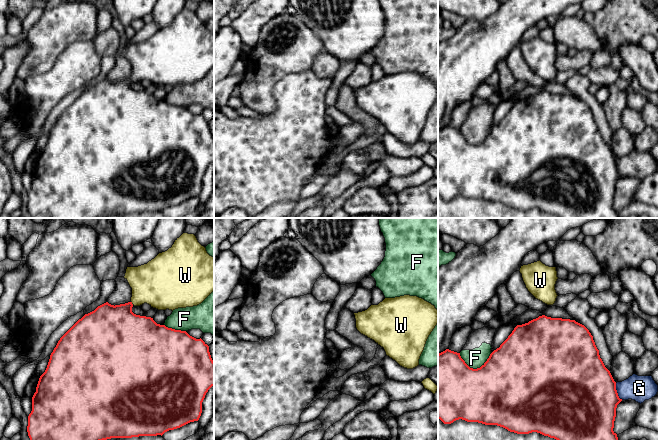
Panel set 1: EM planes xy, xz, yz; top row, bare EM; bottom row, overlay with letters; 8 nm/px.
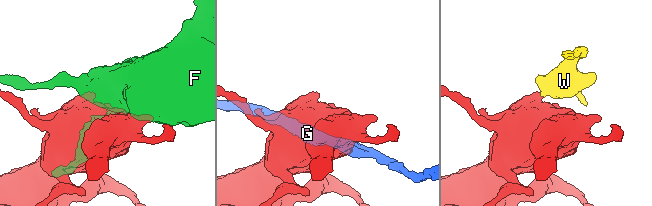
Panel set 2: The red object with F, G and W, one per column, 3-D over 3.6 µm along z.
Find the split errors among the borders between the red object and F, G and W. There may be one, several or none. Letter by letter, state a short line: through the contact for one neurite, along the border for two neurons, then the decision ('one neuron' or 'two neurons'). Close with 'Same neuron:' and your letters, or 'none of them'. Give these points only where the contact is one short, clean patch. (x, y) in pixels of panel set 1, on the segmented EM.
F: two neurons
G: two neurons
W: line xy (116, 330), (122, 313), (131, 303), (155, 283); one neuron
Same neuron: W

